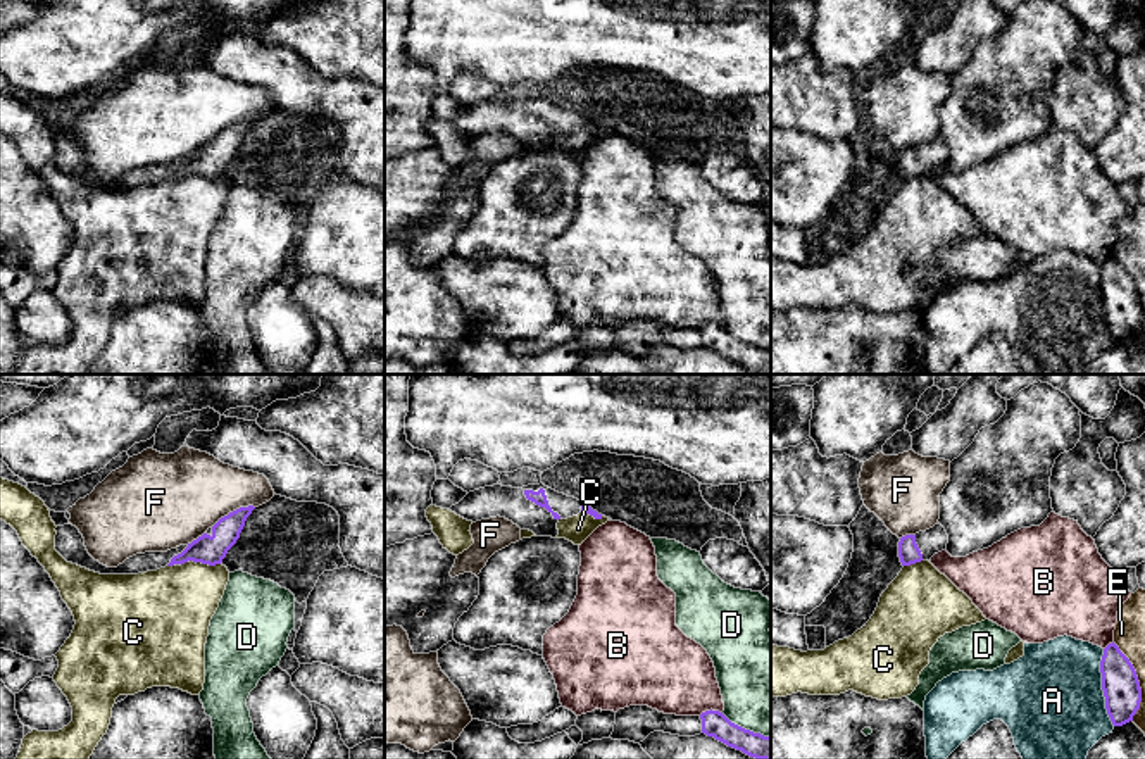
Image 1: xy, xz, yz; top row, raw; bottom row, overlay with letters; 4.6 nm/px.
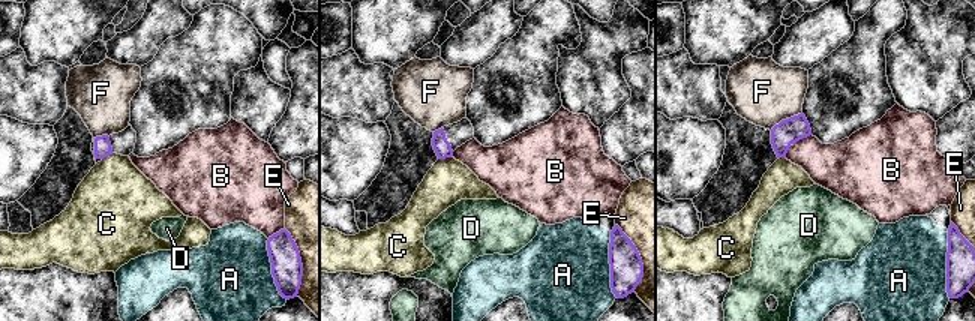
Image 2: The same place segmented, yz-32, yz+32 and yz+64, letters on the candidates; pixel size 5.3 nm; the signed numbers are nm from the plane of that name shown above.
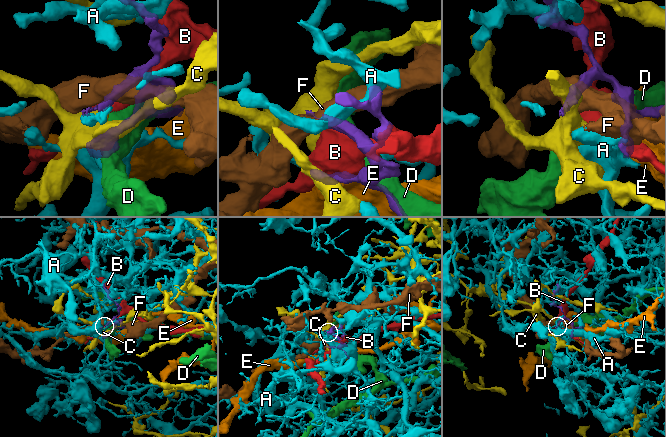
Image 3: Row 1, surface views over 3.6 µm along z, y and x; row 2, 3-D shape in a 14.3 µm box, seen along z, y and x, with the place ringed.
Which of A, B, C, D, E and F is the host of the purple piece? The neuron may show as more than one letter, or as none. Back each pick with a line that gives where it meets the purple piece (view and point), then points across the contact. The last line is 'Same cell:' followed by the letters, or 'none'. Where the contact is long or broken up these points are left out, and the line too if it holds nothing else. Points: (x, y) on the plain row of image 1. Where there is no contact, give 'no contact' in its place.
Same cell: none

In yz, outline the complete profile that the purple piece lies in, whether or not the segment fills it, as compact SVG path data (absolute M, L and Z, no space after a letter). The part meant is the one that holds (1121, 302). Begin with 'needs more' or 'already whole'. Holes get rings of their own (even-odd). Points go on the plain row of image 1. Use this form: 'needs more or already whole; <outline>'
already whole; M1112 255L1104 262L1100 274L1105 323L1114 340L1133 335L1140 323L1142 302L1129 273Z

